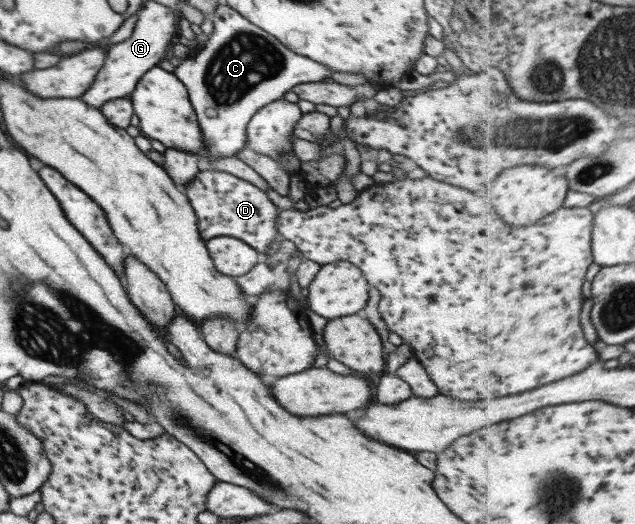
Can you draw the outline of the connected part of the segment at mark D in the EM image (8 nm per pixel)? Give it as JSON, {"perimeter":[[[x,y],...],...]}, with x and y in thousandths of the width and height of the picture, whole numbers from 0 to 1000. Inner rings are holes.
{"perimeter":[[[331,323],[312,326],[299,347],[288,355],[287,365],[307,406],[312,445],[323,460],[340,450],[365,450],[414,485],[430,462],[436,399],[417,366],[400,351],[356,328]]]}

